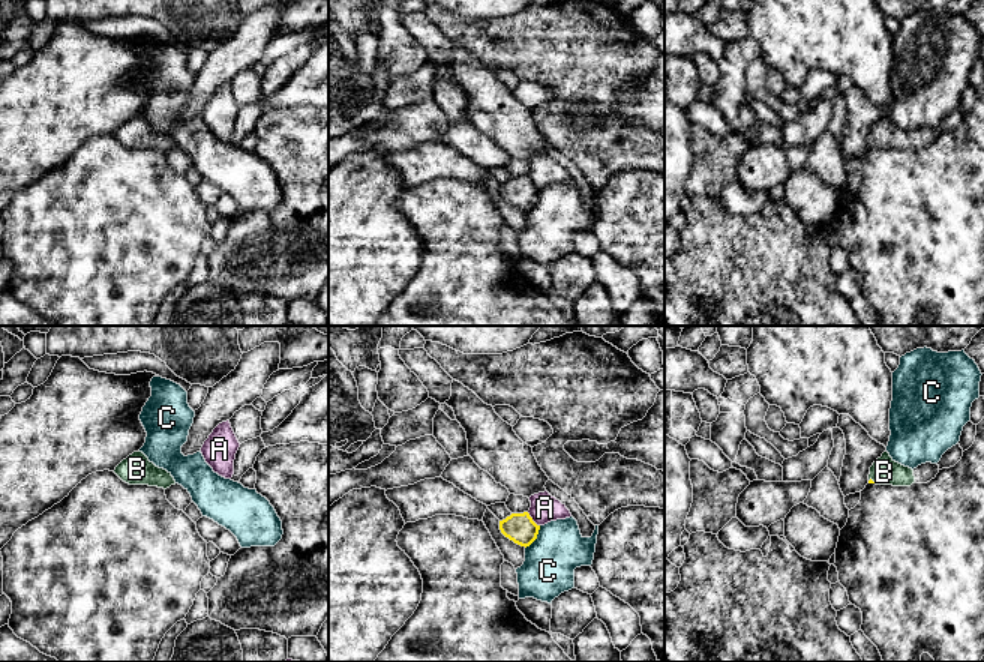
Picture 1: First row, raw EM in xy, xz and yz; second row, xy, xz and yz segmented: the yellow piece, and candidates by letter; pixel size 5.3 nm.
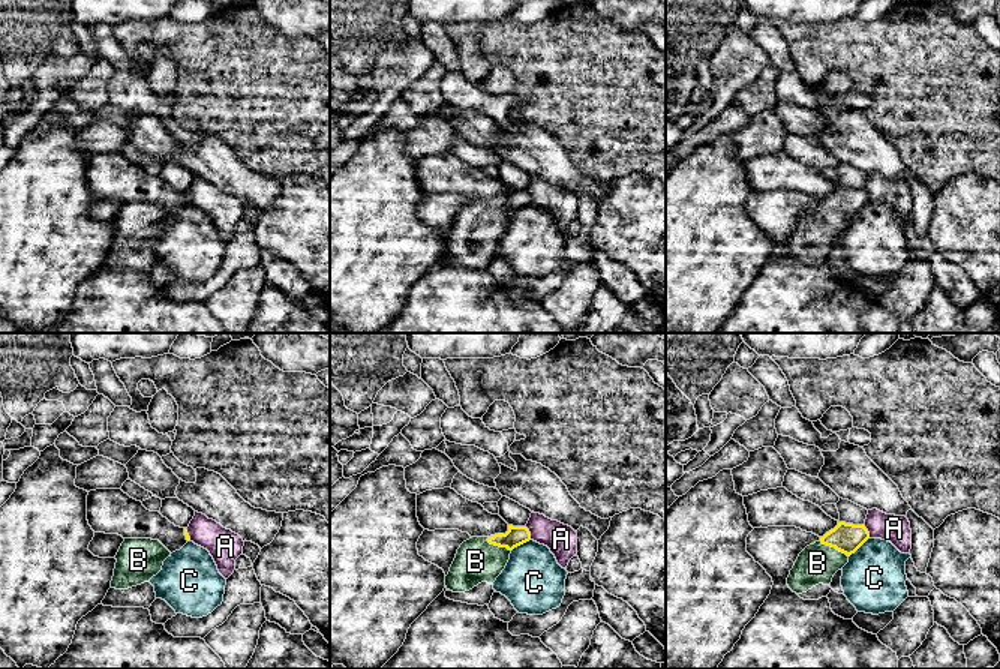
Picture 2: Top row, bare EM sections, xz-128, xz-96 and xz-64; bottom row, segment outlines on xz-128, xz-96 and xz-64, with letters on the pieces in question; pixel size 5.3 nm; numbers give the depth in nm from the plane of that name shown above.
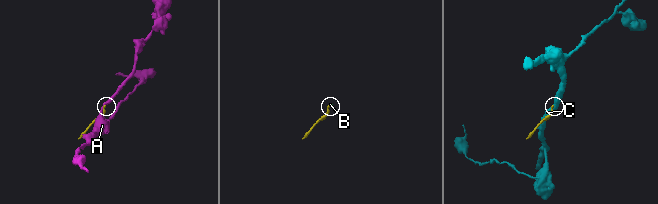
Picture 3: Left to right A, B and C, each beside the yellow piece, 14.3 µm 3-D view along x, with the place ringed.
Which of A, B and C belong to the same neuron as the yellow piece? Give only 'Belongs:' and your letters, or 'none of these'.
Belongs: B

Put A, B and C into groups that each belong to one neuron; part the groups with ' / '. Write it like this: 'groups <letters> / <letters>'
groups A / B / C

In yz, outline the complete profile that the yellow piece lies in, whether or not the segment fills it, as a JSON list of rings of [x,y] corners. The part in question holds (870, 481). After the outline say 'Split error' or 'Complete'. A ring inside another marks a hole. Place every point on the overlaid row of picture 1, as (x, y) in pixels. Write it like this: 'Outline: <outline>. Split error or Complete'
Outline: [[[884,452],[870,467],[868,483],[910,486],[912,483],[927,483],[936,477],[939,465],[926,462],[916,468],[896,462],[888,452]]]. Split error

